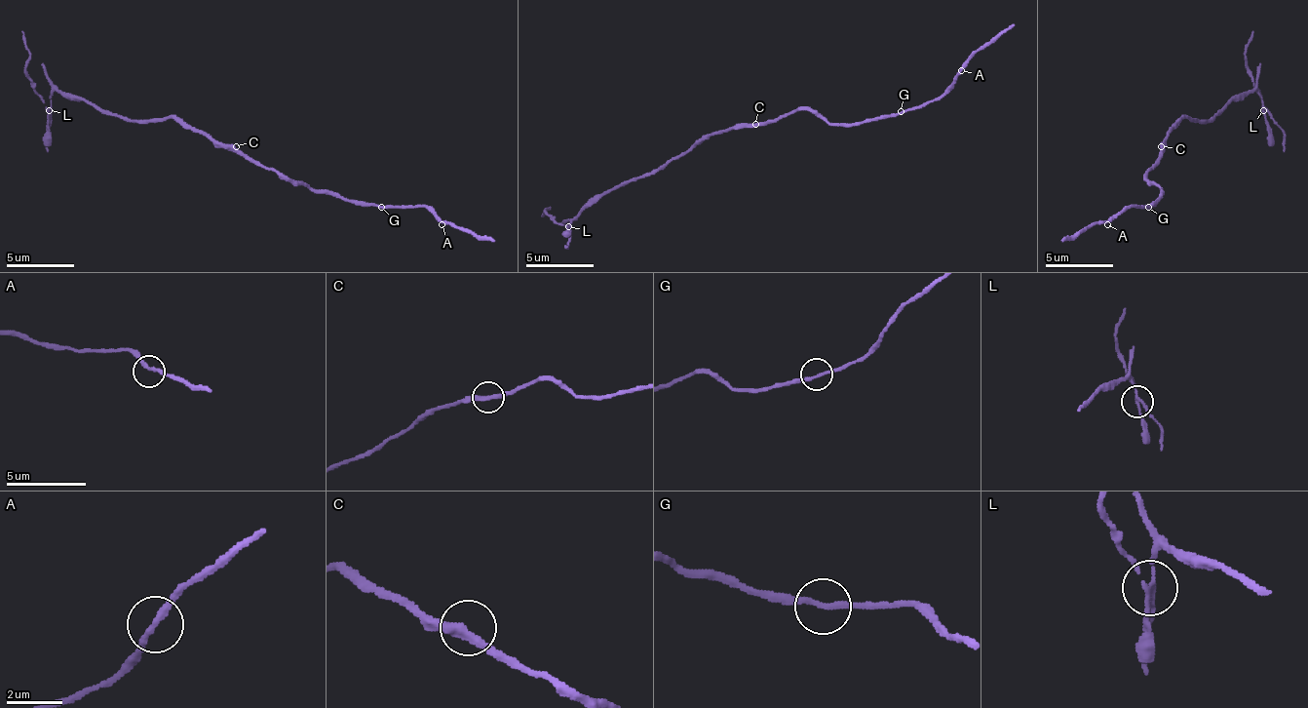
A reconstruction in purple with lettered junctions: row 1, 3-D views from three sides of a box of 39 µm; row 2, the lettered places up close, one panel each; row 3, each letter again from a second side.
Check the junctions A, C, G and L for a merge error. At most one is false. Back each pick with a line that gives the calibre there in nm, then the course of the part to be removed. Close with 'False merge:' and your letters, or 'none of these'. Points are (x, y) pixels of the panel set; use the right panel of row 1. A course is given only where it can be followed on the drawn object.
L: Thickness 160 nm. Course of the part to remove: (1262, 109), (1249, 72), (1246, 48), (1252, 31)
False merge: L

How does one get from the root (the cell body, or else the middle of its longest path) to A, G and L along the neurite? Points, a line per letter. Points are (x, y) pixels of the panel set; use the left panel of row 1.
A: (232, 149), (243, 149), (289, 180), (303, 180), (313, 190), (333, 190), (381, 207), (425, 207), (442, 224)
G: (232, 149), (243, 149), (289, 180), (303, 180), (313, 190), (333, 190), (350, 200), (381, 207)
L: (232, 149), (215, 146), (205, 137), (185, 130), (174, 119), (121, 119), (60, 92), (50, 98), (50, 109)

